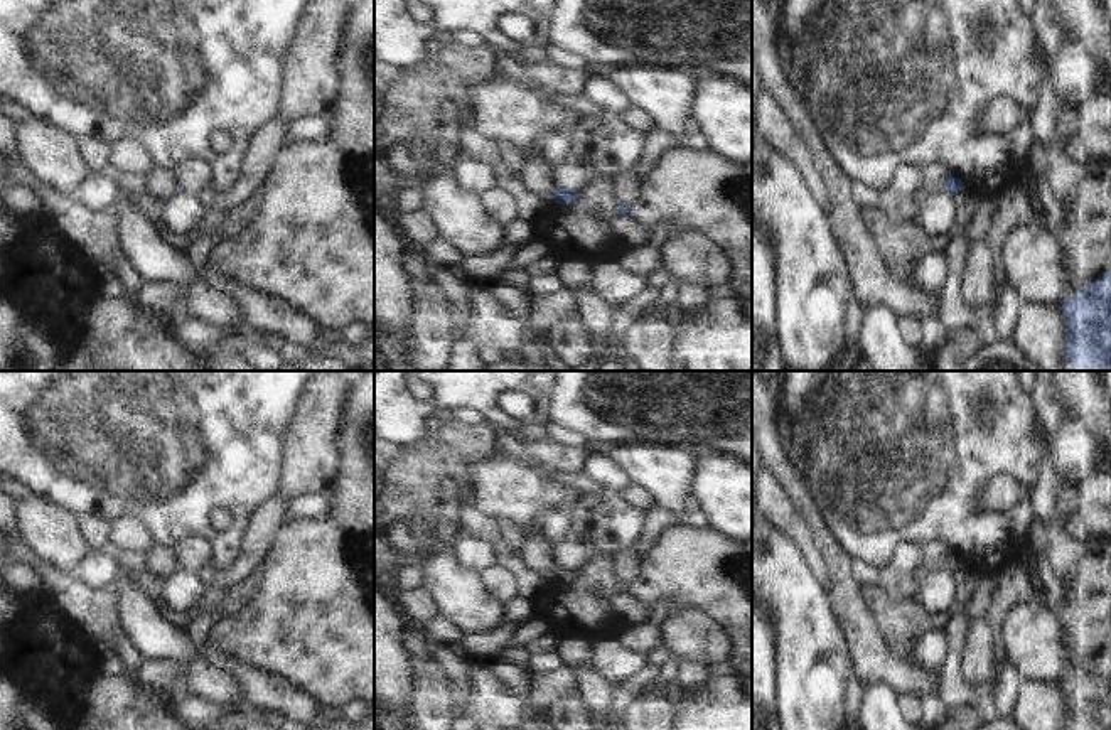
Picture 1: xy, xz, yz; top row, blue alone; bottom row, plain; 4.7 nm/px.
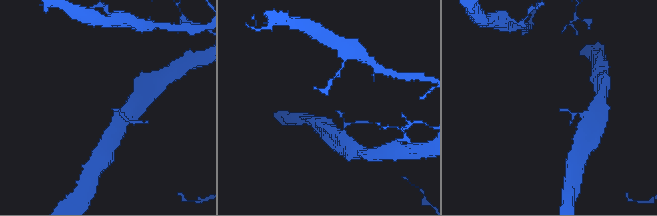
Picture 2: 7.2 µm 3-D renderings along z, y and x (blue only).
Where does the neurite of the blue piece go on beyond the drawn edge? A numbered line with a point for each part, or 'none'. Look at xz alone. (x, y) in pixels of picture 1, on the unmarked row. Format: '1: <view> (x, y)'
1: xz (538, 555)

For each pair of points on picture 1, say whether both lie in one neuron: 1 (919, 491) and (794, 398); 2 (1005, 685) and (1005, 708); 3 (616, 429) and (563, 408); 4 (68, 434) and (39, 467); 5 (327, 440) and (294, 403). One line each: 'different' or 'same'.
1: different
2: same
3: same
4: same
5: different

